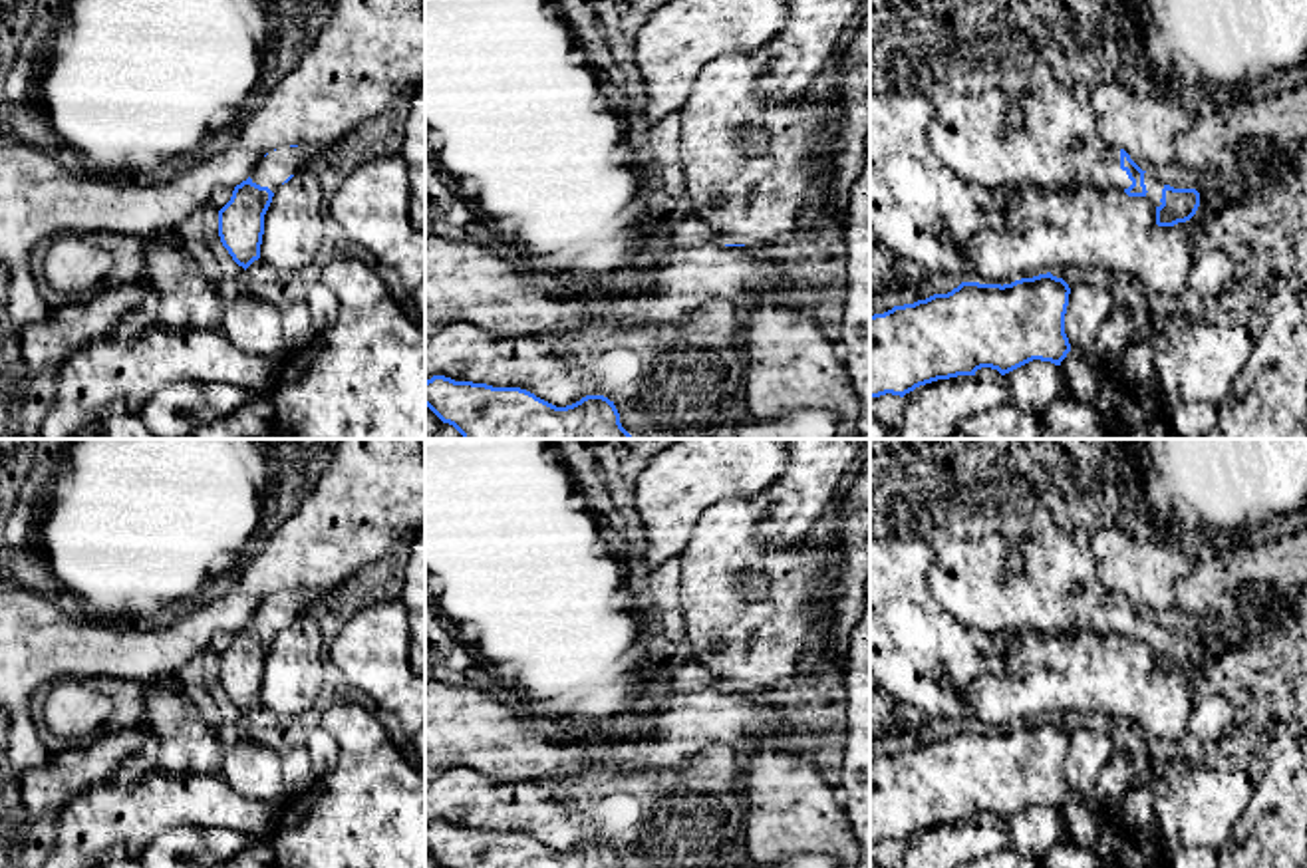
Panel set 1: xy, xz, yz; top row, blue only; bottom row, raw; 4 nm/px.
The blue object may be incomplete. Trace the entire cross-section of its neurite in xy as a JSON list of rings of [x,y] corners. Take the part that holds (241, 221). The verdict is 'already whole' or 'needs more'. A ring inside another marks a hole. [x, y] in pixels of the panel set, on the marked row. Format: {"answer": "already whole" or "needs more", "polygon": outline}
{"answer": "needs more", "polygon": [[[290,145],[264,155],[254,173],[234,187],[218,211],[218,236],[232,260],[244,270],[260,258],[264,215],[274,191],[306,167],[336,159],[334,147]]]}

